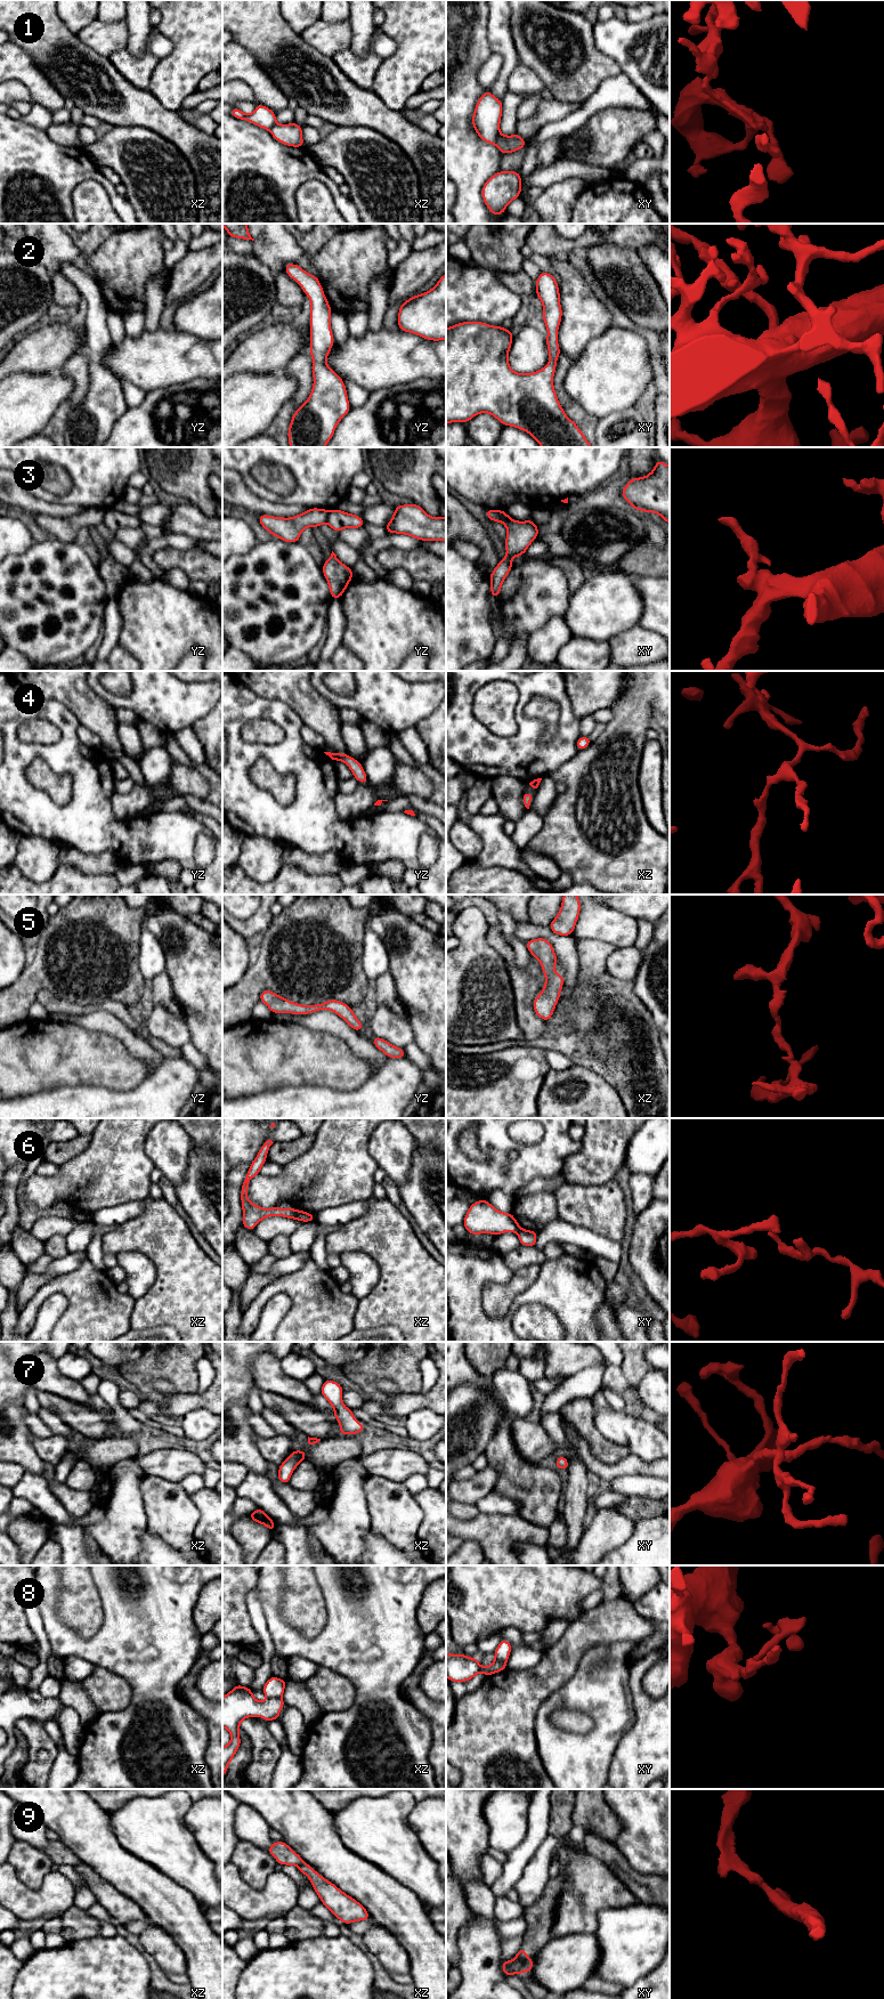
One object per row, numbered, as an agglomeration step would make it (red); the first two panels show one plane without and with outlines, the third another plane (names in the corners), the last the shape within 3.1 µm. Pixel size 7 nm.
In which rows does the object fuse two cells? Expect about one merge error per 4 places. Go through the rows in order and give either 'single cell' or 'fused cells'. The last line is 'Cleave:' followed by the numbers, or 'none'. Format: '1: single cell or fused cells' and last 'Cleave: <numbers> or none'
1: fused cells
2: single cell
3: fused cells
4: single cell
5: single cell
6: fused cells
7: single cell
8: fused cells
9: fused cells
Cleave: 1, 3, 6, 8, 9

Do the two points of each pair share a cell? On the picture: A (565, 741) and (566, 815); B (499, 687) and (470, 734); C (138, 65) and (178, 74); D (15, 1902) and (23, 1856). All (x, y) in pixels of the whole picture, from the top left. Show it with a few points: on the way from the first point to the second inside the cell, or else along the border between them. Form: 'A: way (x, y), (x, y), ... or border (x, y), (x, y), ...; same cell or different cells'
A: border (578, 751), (546, 775); different cells
B: border (475, 693), (472, 713), (499, 736); different cells
C: border (159, 61), (153, 70), (147, 89); different cells
D: border (11, 1864), (24, 1884), (32, 1888), (41, 1886); different cells

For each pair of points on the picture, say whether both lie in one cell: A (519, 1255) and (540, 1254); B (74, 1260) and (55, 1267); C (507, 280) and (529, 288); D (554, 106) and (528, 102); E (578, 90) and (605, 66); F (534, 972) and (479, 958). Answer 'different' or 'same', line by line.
A: same
B: same
C: same
D: different
E: same
F: different

